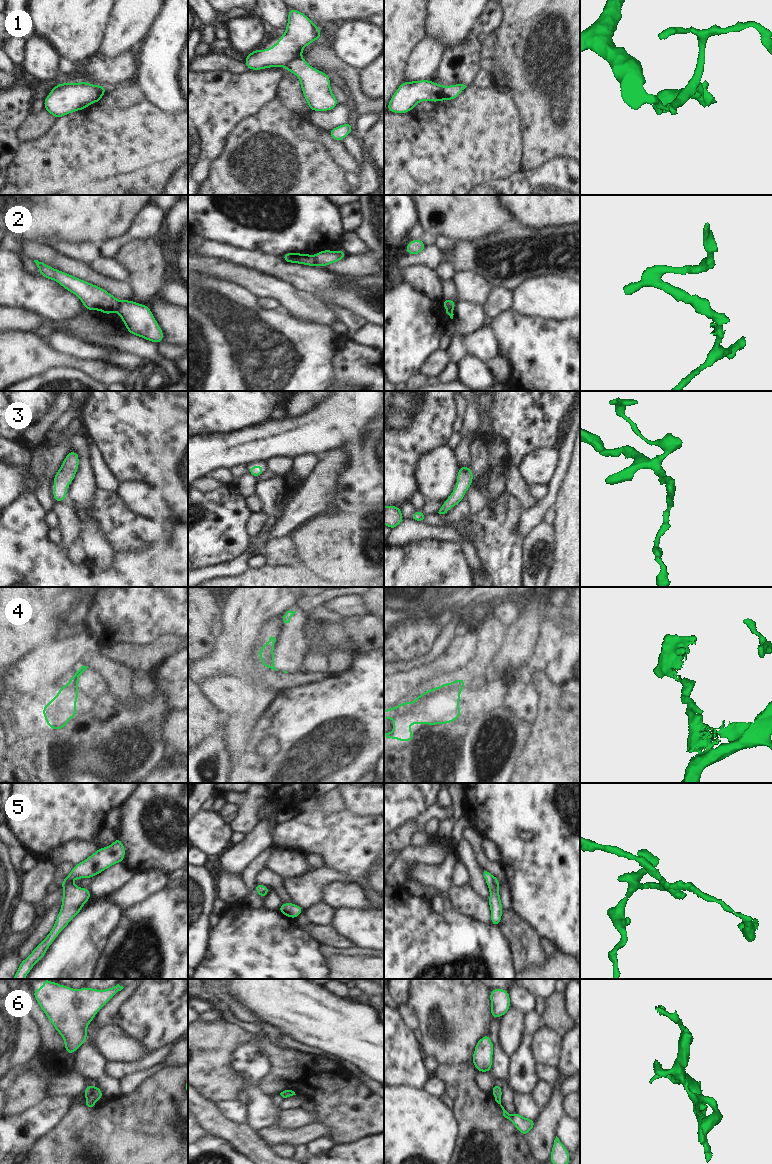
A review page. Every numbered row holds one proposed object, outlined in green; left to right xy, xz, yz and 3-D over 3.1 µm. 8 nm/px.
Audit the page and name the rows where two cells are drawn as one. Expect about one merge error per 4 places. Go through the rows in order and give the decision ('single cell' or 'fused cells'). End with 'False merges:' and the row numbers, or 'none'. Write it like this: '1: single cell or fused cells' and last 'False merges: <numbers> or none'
1: fused cells
2: fused cells
3: single cell
4: fused cells
5: fused cells
6: single cell
False merges: 1, 2, 4, 5

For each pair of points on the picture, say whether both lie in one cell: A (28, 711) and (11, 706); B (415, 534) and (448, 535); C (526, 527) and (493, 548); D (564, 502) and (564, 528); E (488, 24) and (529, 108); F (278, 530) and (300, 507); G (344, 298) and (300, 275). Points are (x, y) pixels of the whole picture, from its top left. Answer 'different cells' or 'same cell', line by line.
A: same cell
B: same cell
C: different cells
D: same cell
E: different cells
F: same cell
G: different cells

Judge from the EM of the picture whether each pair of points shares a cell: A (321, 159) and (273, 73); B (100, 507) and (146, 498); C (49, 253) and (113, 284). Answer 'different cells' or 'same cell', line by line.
A: different cells
B: different cells
C: same cell

